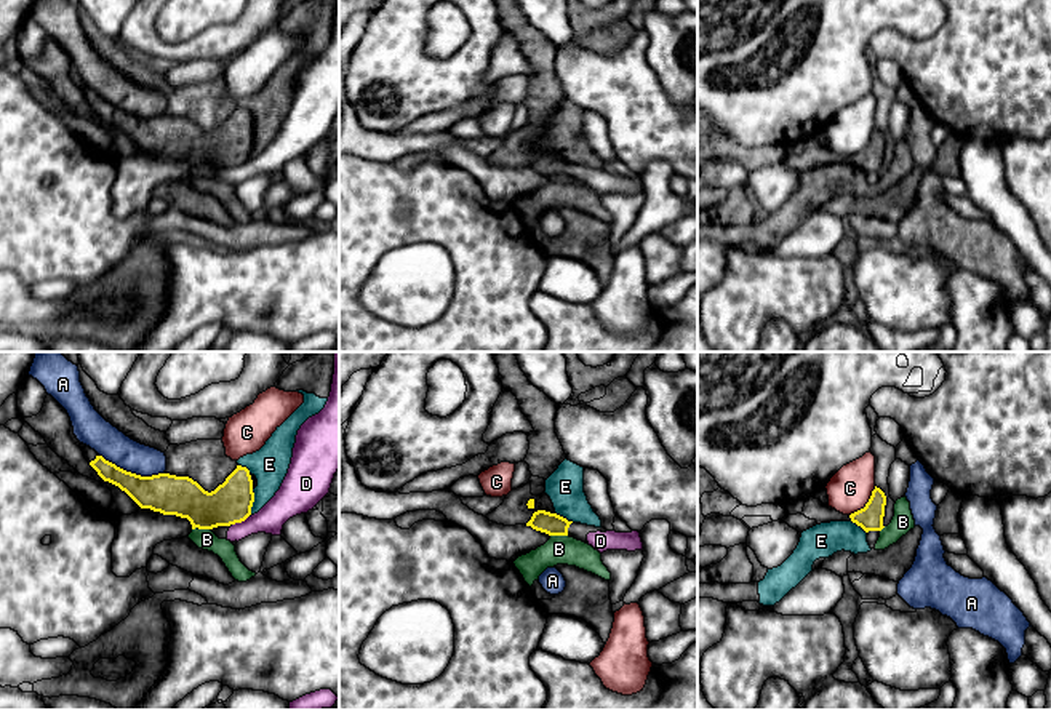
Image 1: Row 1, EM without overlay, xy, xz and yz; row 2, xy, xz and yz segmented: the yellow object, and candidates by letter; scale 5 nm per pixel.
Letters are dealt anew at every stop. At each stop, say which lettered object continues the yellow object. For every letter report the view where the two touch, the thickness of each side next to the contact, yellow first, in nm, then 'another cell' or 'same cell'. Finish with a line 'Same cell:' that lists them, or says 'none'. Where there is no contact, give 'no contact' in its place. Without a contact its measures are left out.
A: meets yellow in xy; 200 nm thick on the yellow side, 160 nm on the other; another cell
B: meets yellow in xy; 220 nm thick on the yellow side, 100 nm on the other; another cell
C: meets yellow in yz; 130 nm thick on the yellow side, 220 nm on the other; another cell
D: meets yellow in xy; 220 nm thick on the yellow side, 150 nm on the other; another cell
E: meets yellow in xy; 220 nm thick on the yellow side, 180 nm on the other; another cell
Same cell: none

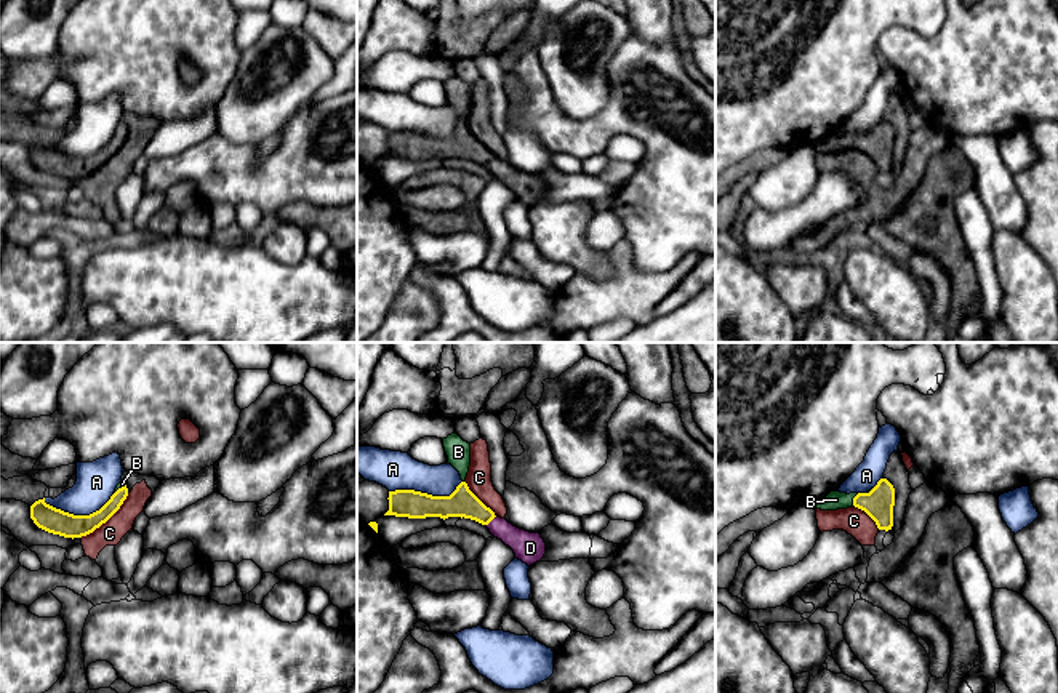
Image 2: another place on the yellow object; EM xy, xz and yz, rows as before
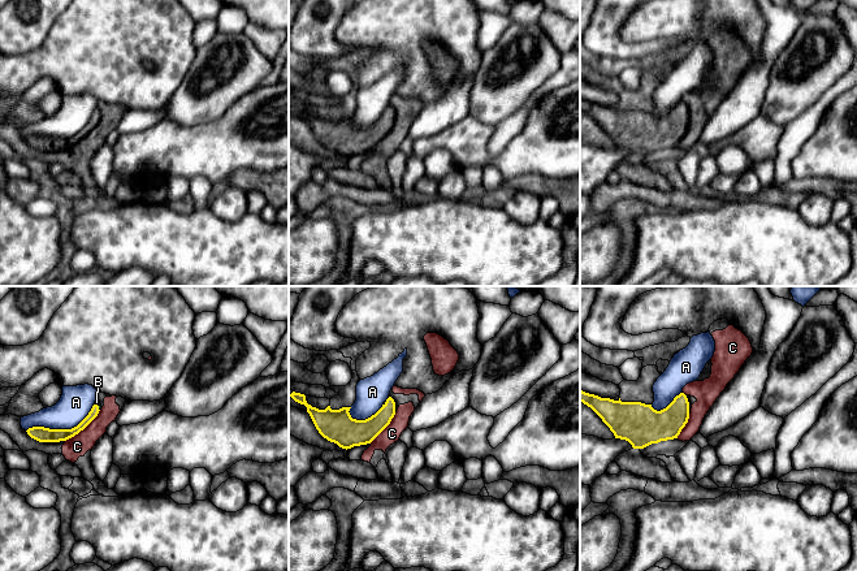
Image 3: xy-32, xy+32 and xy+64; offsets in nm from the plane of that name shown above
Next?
A: meets yellow in xy; 130 nm thick on the yellow side, 200 nm on the other; another cell
B: meets yellow in yz; 150 nm thick on the yellow side, 90 nm on the other; same cell
C: meets yellow in xy; 130 nm thick on the yellow side, 120 nm on the other; another cell
D: meets yellow in xz; 140 nm thick on the yellow side, 160 nm on the other; same cell
Same cell: B, D

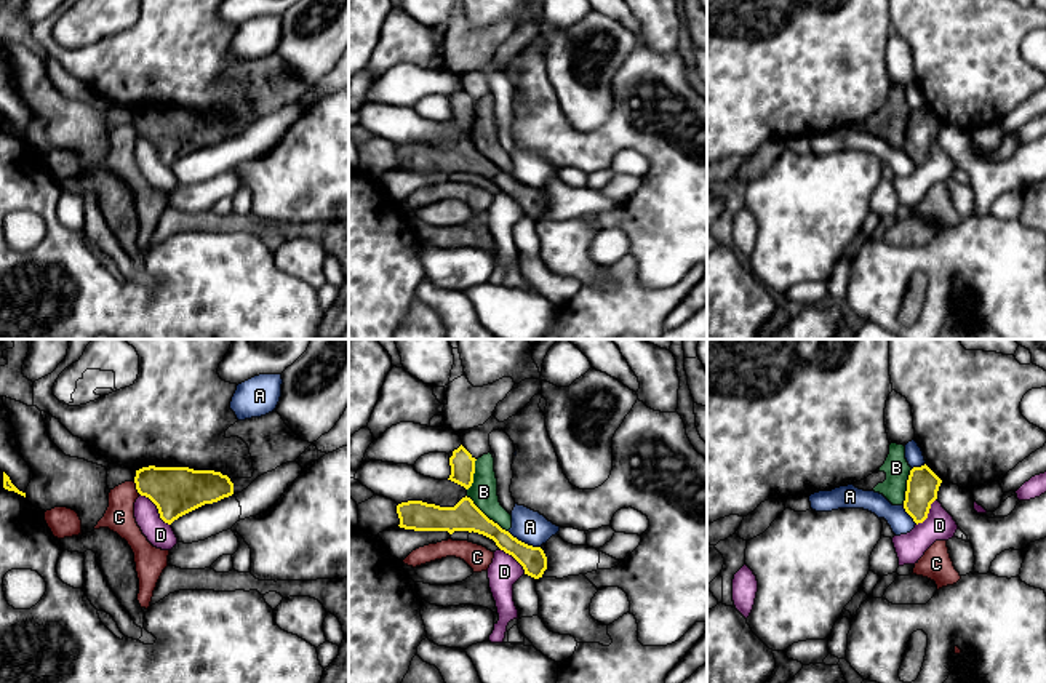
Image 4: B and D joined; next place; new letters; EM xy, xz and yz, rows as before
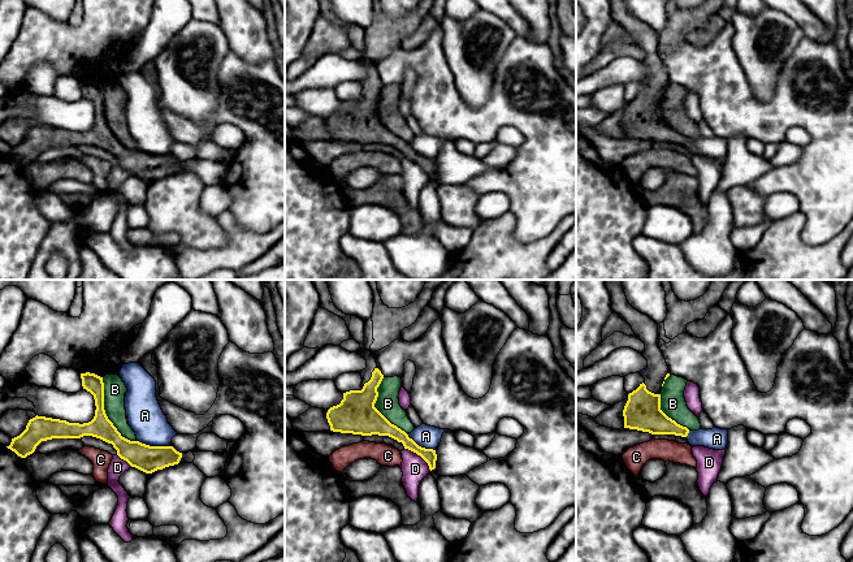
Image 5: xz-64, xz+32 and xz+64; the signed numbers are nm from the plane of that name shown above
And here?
A: meets yellow in xz; 130 nm thick on the yellow side, 170 nm on the other; another cell
B: meets yellow in xz; 150 nm thick on the yellow side, 140 nm on the other; another cell
C: meets yellow in xy; 240 nm thick on the yellow side, 150 nm on the other; another cell
D: meets yellow in xy; 240 nm thick on the yellow side, 140 nm on the other; another cell
Same cell: none

